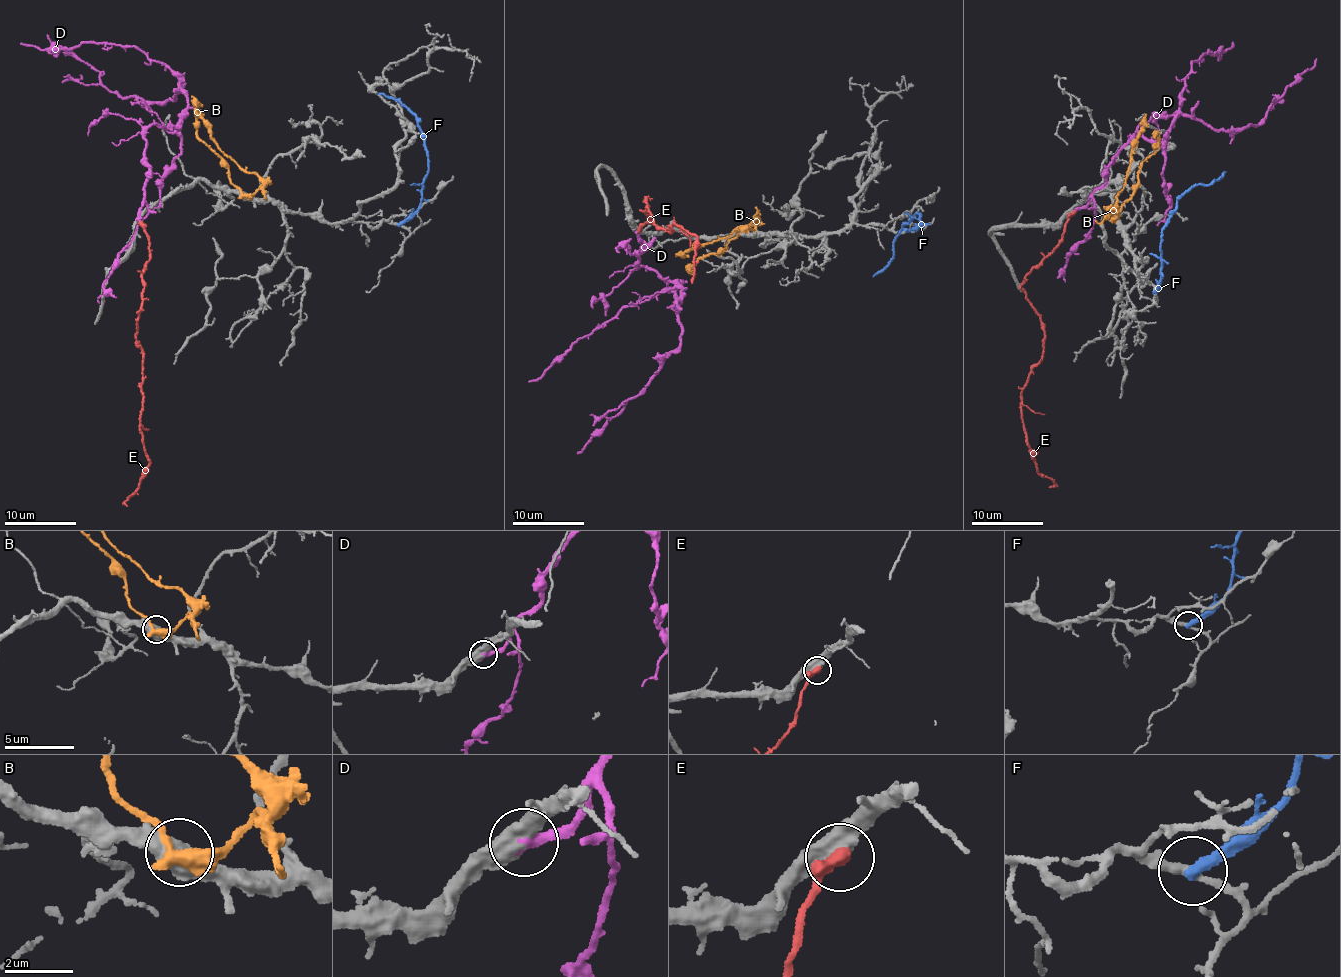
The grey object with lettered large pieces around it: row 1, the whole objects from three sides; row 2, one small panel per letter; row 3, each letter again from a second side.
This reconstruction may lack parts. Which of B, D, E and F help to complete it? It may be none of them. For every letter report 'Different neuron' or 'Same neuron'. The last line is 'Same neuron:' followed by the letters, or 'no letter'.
B: Different neuron
D: Same neuron
E: Different neuron
F: Different neuron
Same neuron: D

